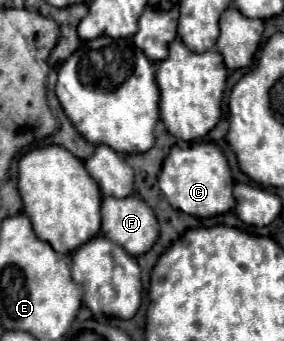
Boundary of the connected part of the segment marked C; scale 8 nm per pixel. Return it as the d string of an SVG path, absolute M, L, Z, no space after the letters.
M198 142L188 148L172 146L170 154L164 160L162 172L158 176L160 190L166 194L172 208L198 218L210 218L234 210L232 198L232 174L226 156L214 142Z

